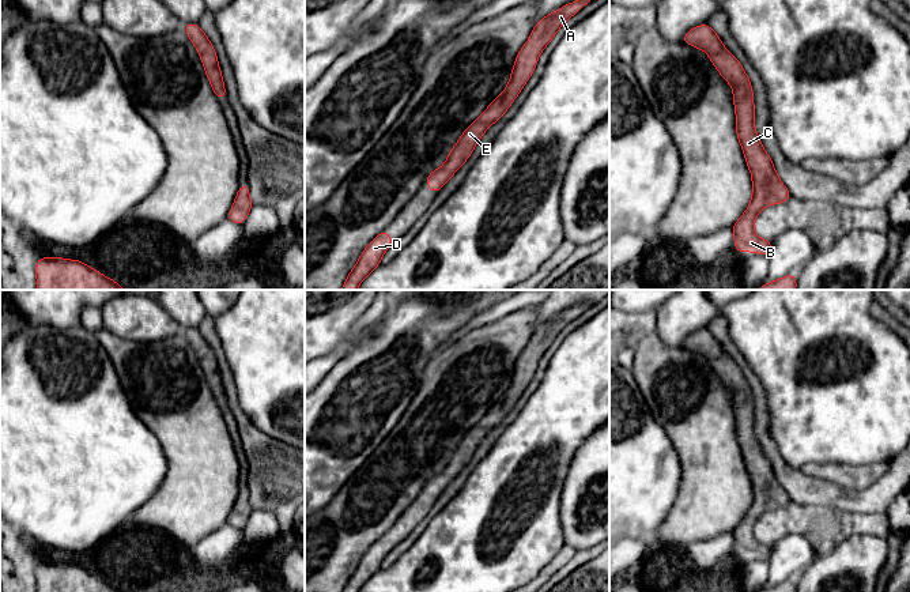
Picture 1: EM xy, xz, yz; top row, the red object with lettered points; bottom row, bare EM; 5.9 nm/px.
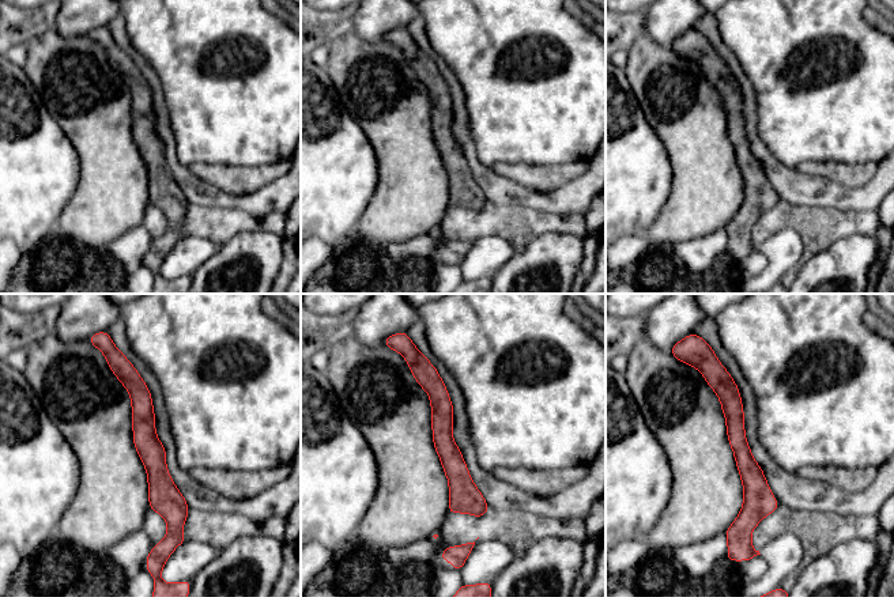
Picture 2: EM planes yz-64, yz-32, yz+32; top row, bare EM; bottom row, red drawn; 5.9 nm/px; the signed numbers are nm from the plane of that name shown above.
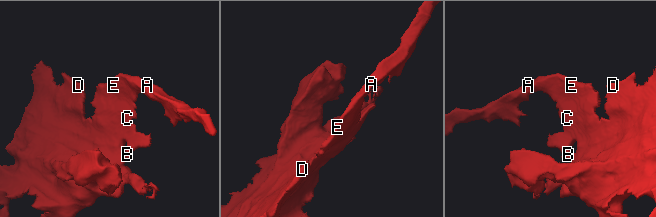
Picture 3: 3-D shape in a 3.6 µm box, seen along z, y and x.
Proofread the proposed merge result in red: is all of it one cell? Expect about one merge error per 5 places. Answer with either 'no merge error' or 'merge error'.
no merge error

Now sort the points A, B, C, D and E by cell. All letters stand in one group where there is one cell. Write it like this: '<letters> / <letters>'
A B C D E

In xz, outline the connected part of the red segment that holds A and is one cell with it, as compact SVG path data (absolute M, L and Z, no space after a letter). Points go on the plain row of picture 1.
M590 303L575 305L560 314L548 318L544 324L536 328L528 347L521 352L514 366L510 387L505 396L498 400L486 416L464 435L457 449L450 455L443 471L428 479L426 490L430 495L439 497L446 486L462 471L482 440L506 418L520 399L530 382L543 354L550 348L563 328L589 306Z

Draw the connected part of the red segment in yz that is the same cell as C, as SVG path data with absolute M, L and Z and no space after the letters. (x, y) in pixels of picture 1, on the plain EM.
M706 328L691 333L680 346L705 355L724 385L733 392L737 442L752 479L752 505L732 532L735 557L756 557L769 561L771 544L760 544L755 540L754 525L769 509L785 508L792 502L781 487L754 431L755 414L751 387L739 365L724 352L718 340Z

